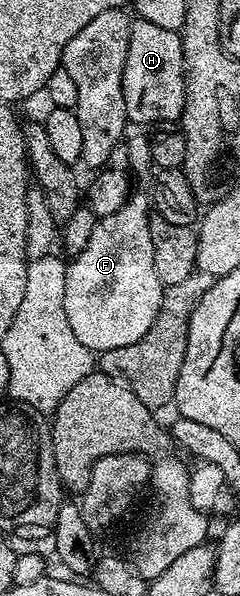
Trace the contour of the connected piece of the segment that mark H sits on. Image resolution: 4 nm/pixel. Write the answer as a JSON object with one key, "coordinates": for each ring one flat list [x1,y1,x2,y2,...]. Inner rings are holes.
{"coordinates":[[135,18,128,33,122,88,126,118,131,124,157,125,181,120,186,96,181,34,172,29,160,29,160,25,152,25,147,19]]}

